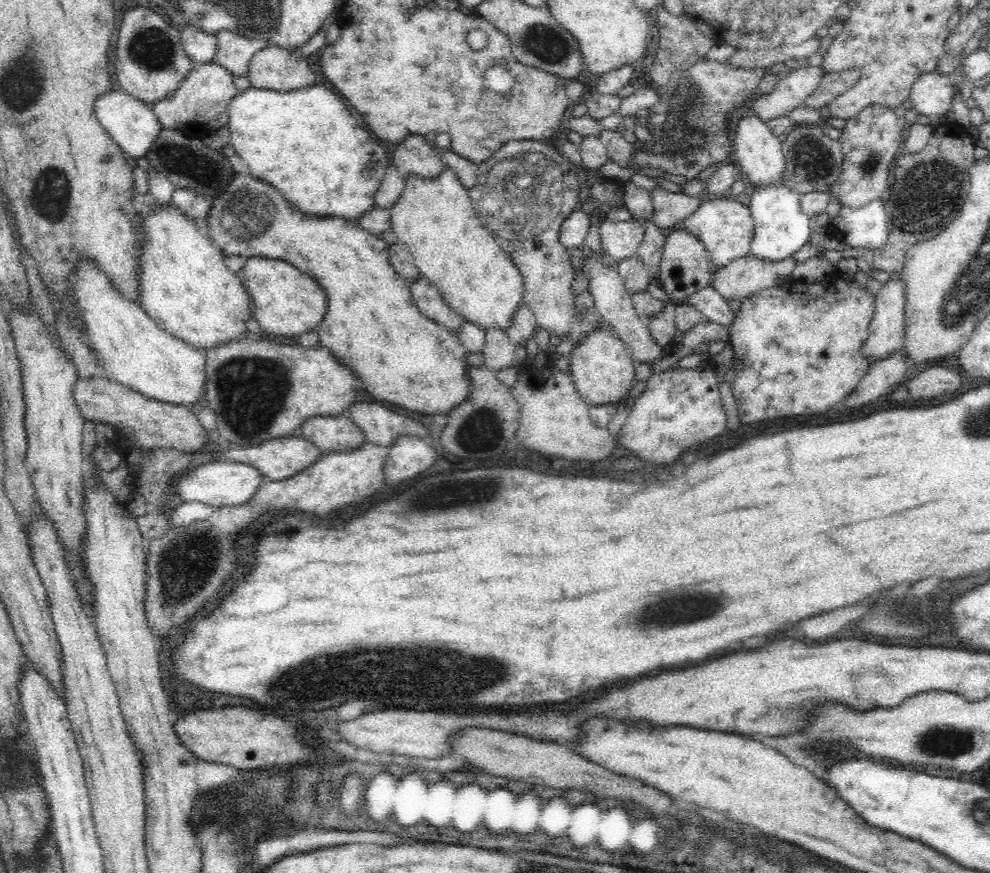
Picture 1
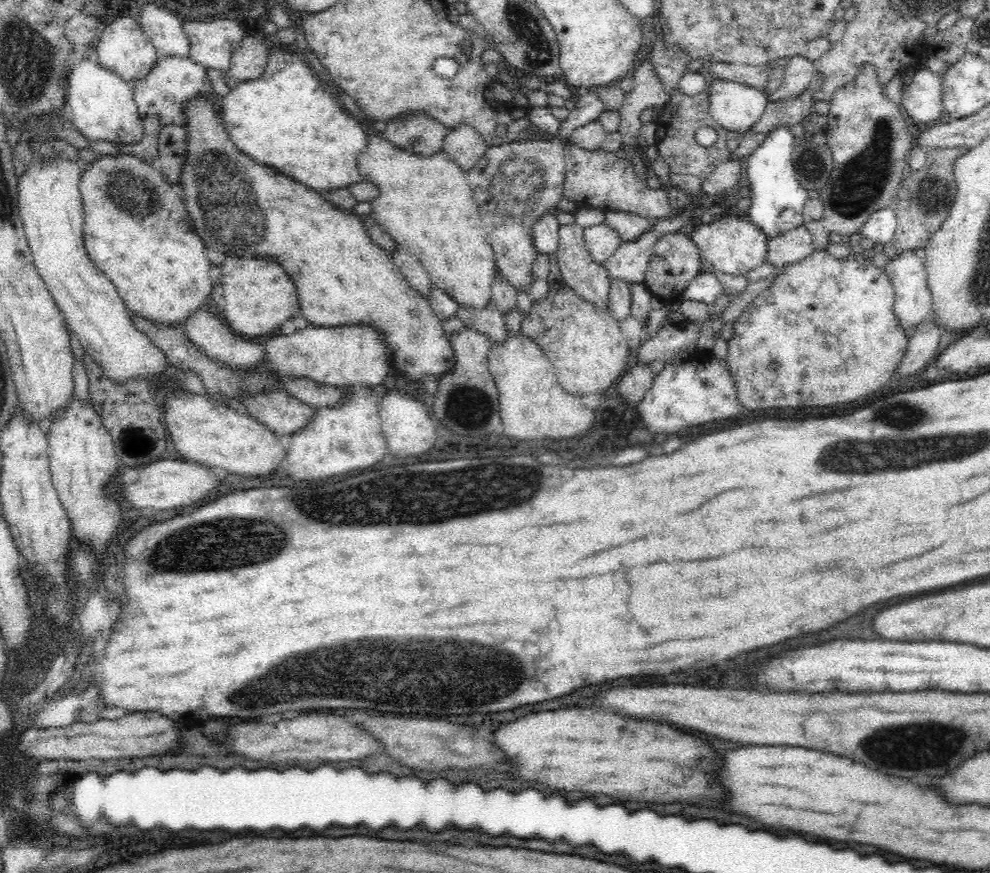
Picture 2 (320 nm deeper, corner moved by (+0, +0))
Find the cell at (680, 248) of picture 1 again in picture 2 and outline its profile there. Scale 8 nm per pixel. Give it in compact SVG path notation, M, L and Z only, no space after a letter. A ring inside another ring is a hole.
M679 231L661 236L658 242L654 243L649 259L643 282L665 305L678 303L687 282L706 268L696 243Z

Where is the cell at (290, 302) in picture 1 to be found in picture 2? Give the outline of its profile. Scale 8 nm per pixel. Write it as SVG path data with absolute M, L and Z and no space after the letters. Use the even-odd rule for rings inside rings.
M228 255L222 262L222 294L225 304L222 311L224 322L237 333L246 337L257 337L274 328L284 320L297 316L298 295L292 279L275 260L262 257L238 257Z

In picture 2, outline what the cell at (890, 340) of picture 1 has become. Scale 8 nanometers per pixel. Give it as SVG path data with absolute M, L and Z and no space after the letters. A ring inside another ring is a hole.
M906 250L892 256L884 271L890 277L893 289L895 290L893 309L899 325L910 331L915 326L918 326L922 320L930 317L933 312L932 293L928 288L928 274L925 269L922 250Z

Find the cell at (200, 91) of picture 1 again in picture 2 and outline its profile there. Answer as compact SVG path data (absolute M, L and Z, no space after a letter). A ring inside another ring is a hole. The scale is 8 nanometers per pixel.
M166 56L162 60L156 60L156 64L150 68L145 78L130 82L132 96L138 109L140 118L156 117L164 125L180 125L184 122L184 104L198 94L209 94L211 100L218 107L223 106L224 97L212 91L209 84L206 67L196 64L192 59L184 56Z

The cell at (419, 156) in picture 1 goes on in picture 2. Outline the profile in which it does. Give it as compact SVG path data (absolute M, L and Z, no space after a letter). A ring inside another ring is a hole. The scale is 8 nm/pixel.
M425 112L400 116L382 128L384 138L408 152L430 156L441 150L449 128Z

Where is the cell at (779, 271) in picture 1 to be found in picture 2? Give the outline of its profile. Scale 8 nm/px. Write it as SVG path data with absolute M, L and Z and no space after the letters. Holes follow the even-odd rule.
M801 225L788 233L768 237L766 261L782 269L786 264L794 264L810 256L815 249L810 231Z

